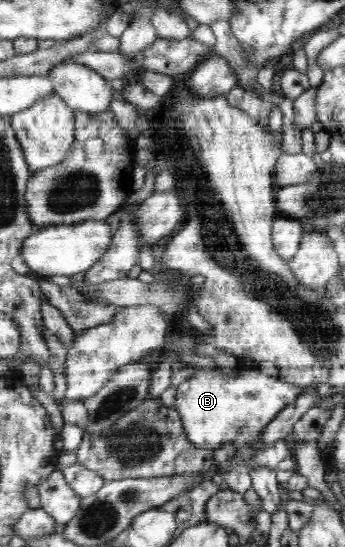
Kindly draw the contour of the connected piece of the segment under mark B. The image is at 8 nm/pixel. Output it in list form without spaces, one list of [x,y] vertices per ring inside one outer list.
[[[238,366],[237,368],[242,368],[242,370],[233,370],[233,373],[196,371],[193,376],[178,385],[174,404],[181,417],[183,430],[193,444],[214,451],[230,441],[234,443],[236,455],[238,455],[239,450],[244,450],[247,446],[254,446],[264,427],[271,423],[282,410],[285,410],[285,407],[295,403],[295,399],[303,391],[302,387],[287,383],[281,376],[263,374],[258,367]]]

